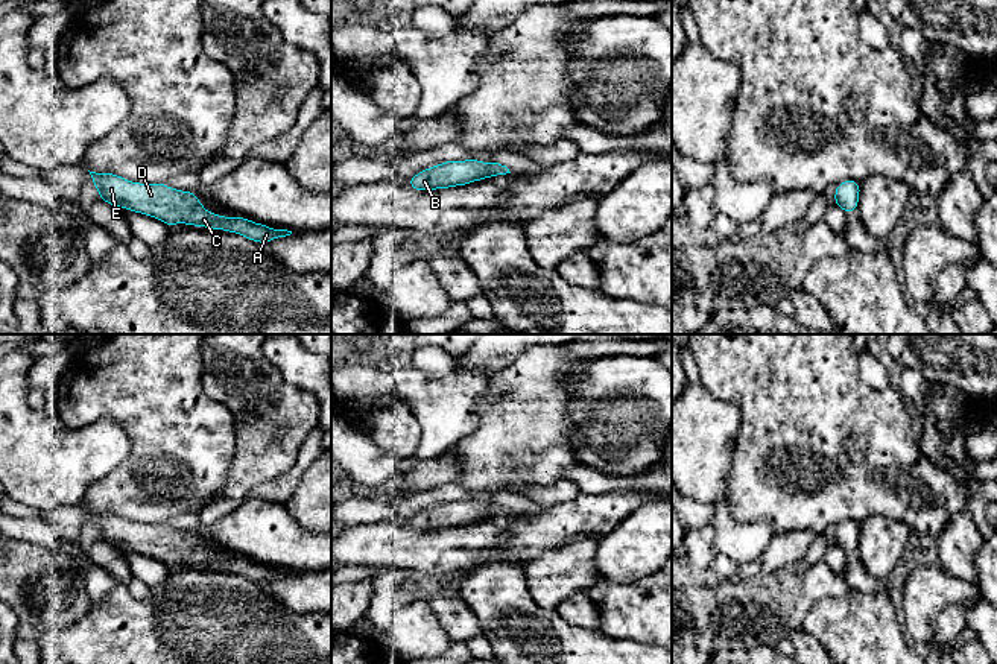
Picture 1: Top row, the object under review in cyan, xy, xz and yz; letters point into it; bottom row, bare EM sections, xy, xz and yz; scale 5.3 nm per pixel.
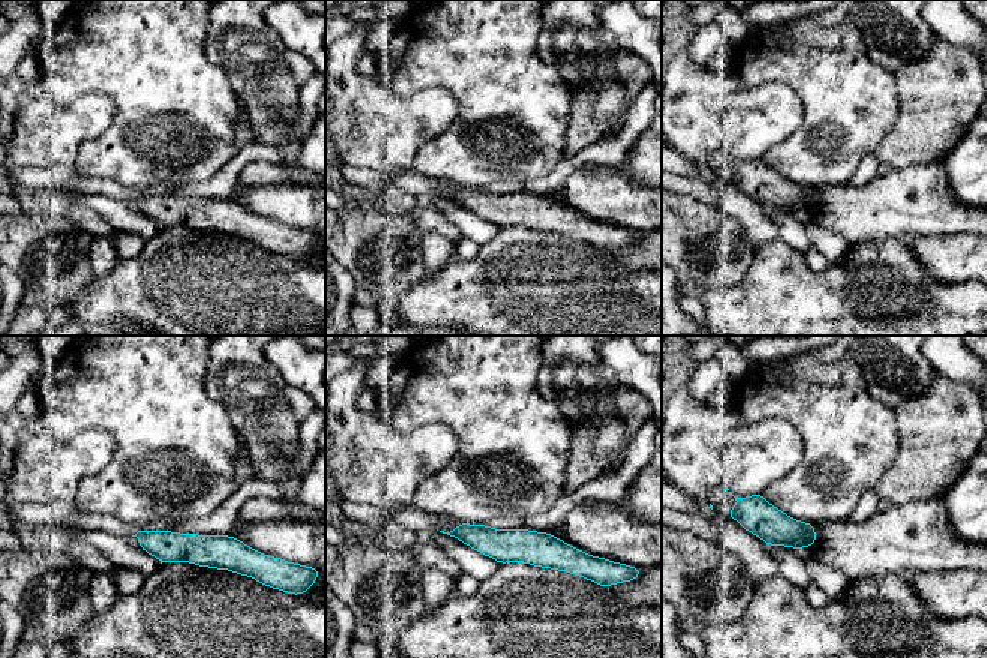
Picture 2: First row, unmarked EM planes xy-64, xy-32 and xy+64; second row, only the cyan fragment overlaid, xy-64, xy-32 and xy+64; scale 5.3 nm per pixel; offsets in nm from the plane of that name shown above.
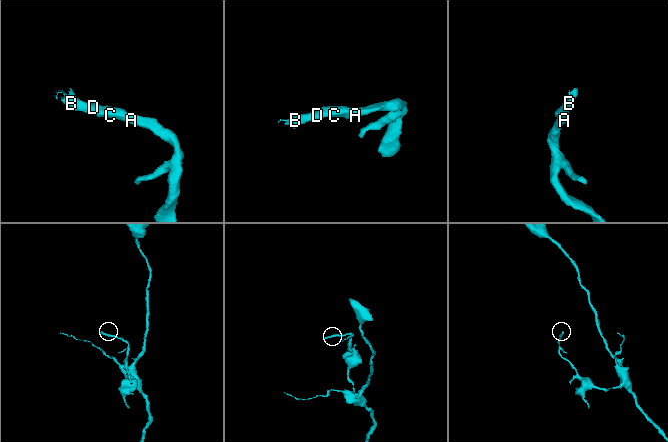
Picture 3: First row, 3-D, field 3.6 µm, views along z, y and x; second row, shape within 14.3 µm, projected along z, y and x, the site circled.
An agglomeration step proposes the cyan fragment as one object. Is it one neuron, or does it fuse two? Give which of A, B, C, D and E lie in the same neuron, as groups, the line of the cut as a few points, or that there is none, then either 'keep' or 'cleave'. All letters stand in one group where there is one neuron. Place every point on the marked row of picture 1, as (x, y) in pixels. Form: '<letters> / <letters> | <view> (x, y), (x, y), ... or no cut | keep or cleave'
A B C D E | no cut | keep

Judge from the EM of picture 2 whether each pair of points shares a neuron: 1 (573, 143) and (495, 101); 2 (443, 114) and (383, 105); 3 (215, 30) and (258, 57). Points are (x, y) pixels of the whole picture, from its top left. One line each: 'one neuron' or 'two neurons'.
1: two neurons
2: one neuron
3: one neuron

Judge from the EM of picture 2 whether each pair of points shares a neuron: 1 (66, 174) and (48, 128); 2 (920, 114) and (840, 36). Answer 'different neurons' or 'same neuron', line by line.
1: different neurons
2: different neurons

